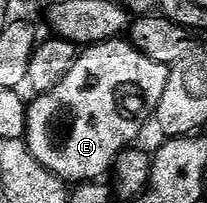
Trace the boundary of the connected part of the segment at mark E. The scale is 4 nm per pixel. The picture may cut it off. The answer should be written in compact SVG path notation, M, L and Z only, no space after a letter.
M124 38L96 43L80 52L71 67L71 73L46 95L37 95L29 103L27 133L24 141L31 149L35 161L69 185L96 183L114 170L117 159L128 147L138 142L148 123L154 122L159 101L163 101L163 89L167 89L171 68L159 61L151 61L139 49Z

